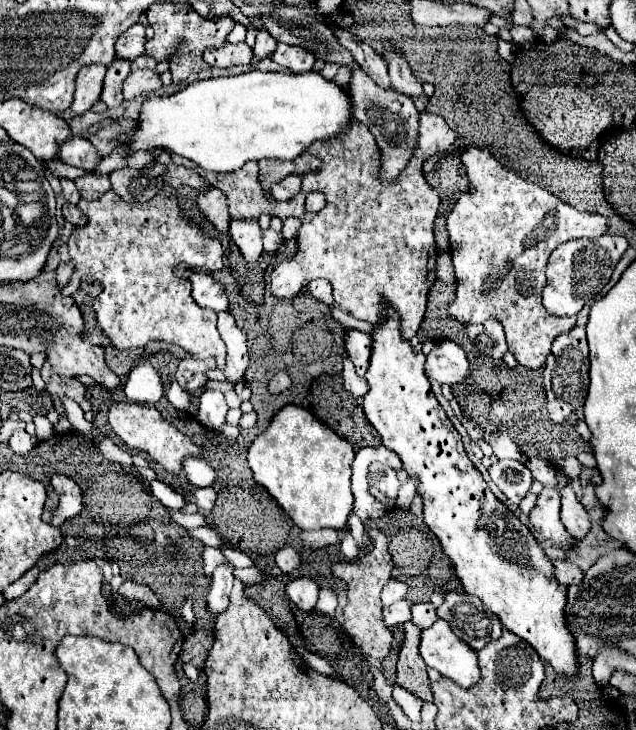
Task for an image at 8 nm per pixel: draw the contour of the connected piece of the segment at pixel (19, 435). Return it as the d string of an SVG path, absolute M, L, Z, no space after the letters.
M15 431L13 435L11 435L11 439L9 439L9 447L15 451L15 453L19 453L19 455L25 455L25 453L29 453L33 447L35 447L35 437L31 437L27 431Z

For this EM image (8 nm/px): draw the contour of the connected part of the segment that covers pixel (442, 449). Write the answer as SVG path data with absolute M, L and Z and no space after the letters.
M387 307L387 323L375 327L373 333L373 351L371 351L371 365L365 373L369 383L369 393L365 395L363 409L371 425L379 431L383 445L399 455L403 461L403 469L409 477L417 479L417 493L423 497L425 503L425 525L439 535L439 543L447 557L455 565L455 573L465 589L465 593L475 595L483 601L487 609L499 615L499 621L505 629L513 631L521 639L525 639L557 673L575 675L577 673L577 655L573 645L573 635L565 629L565 595L567 587L559 585L553 577L553 565L545 557L543 549L533 539L531 531L491 493L487 483L483 481L481 473L475 465L467 459L467 453L461 443L461 435L447 419L443 407L435 399L429 379L423 371L425 355L413 353L409 341L401 341L399 335L399 317L393 309Z

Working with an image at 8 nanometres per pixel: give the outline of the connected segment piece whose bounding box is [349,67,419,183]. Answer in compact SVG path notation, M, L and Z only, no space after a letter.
M357 67L353 81L349 81L349 89L353 89L353 109L357 107L357 121L369 127L381 151L379 181L393 183L403 173L403 169L409 165L413 151L417 147L419 111L413 105L411 97L405 97L393 89L381 89L377 83L373 83L371 77L365 75L361 67Z

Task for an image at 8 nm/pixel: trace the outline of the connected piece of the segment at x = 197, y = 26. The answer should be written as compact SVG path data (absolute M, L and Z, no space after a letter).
M159 1L153 3L147 9L147 19L149 25L153 27L155 35L151 41L147 41L145 51L151 55L155 61L167 61L169 71L173 77L173 83L185 81L191 73L199 73L203 69L211 69L211 65L203 59L203 51L209 47L221 47L227 41L227 35L233 31L235 21L229 15L223 17L211 17L205 19L197 11L193 11L191 5L183 1Z

